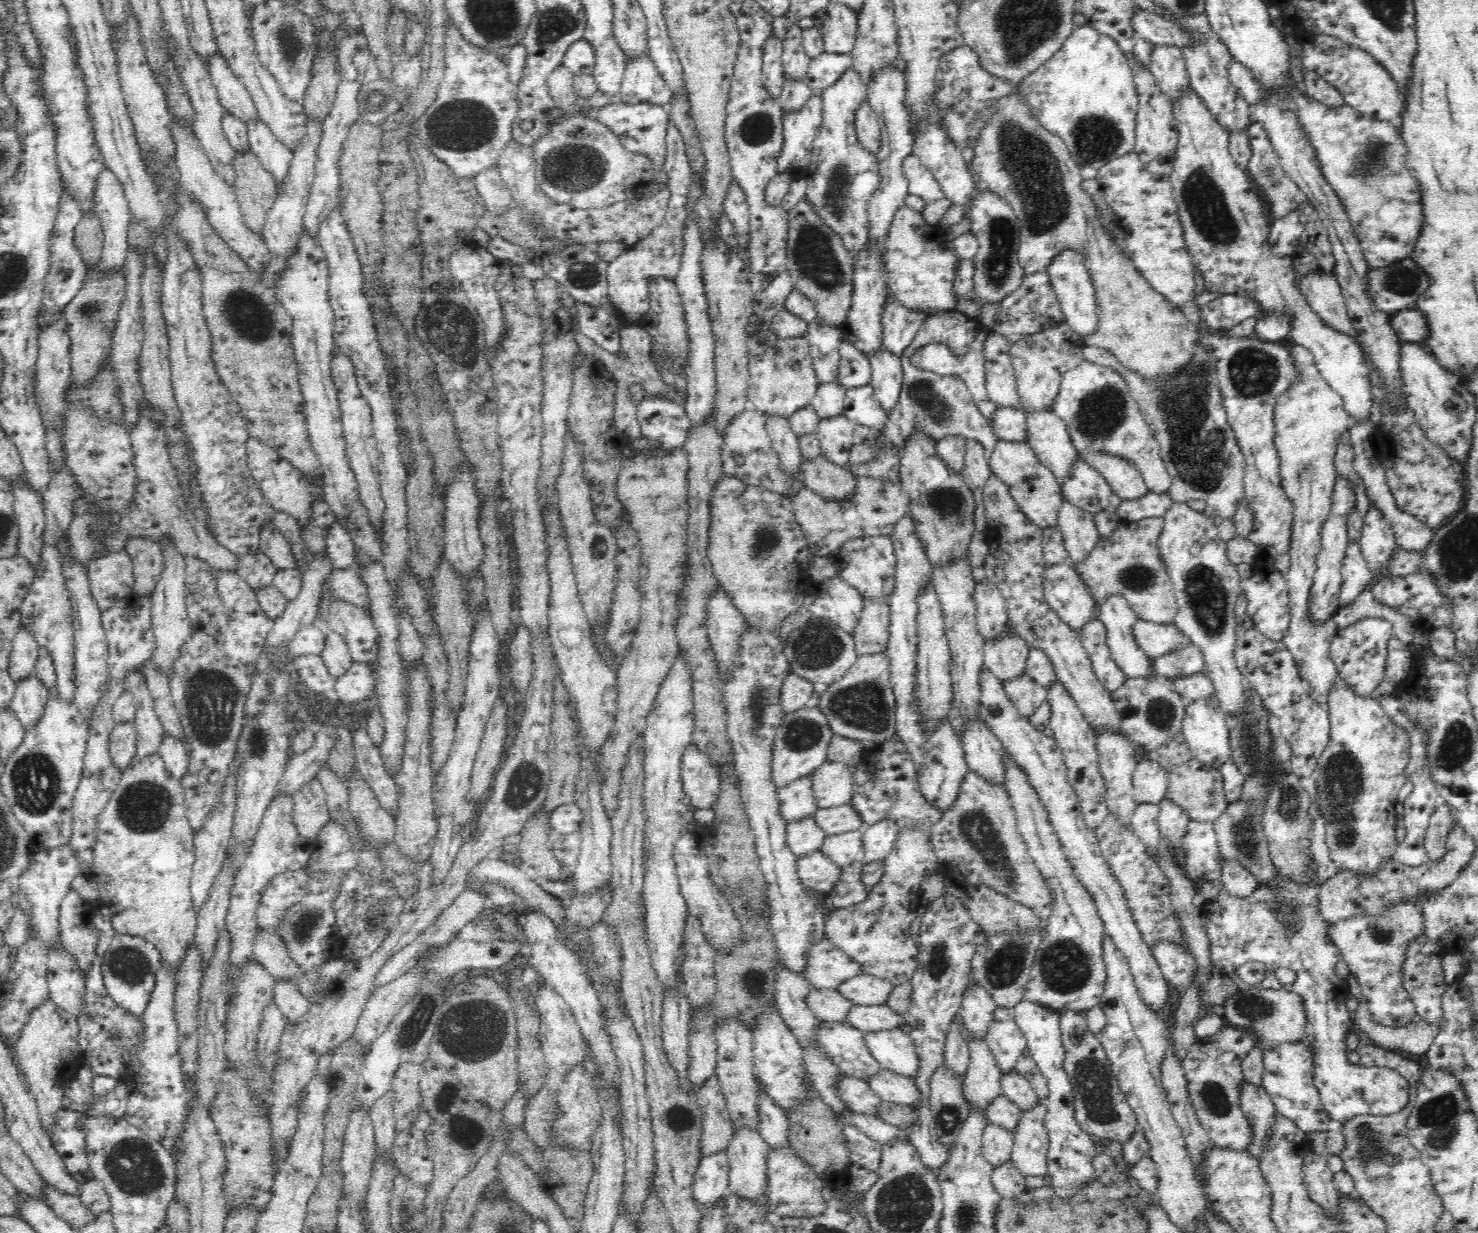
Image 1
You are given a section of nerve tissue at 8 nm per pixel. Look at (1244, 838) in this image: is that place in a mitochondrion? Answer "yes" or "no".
yes

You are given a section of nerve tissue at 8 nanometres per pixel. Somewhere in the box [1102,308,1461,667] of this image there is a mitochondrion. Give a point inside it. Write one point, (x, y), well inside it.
(1197, 453)

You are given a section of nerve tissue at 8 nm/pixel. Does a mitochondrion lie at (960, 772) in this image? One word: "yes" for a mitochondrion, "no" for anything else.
no

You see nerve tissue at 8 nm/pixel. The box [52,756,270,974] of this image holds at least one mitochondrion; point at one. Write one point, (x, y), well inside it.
(142, 806)

